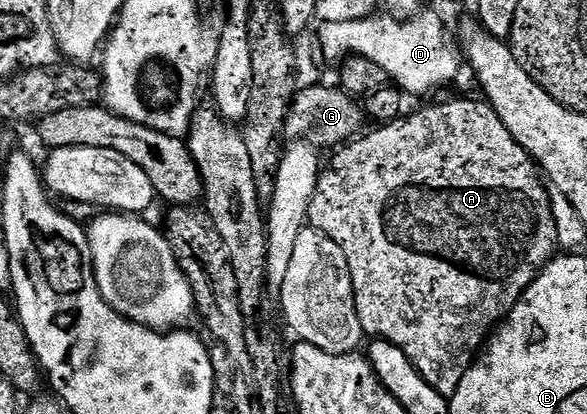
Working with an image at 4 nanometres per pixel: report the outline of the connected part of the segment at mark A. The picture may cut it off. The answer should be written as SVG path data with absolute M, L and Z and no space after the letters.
M453 99L450 103L437 103L410 114L396 122L378 126L370 135L362 134L336 152L333 164L326 166L317 181L317 192L309 206L308 226L322 231L335 245L343 249L351 269L355 289L355 309L359 313L361 328L366 336L385 339L403 349L415 369L440 395L452 397L459 389L459 381L474 363L475 356L484 348L491 332L508 319L523 293L537 280L539 269L546 267L558 254L555 213L551 211L549 187L533 159L507 133L507 125L499 121L499 113L487 101Z

